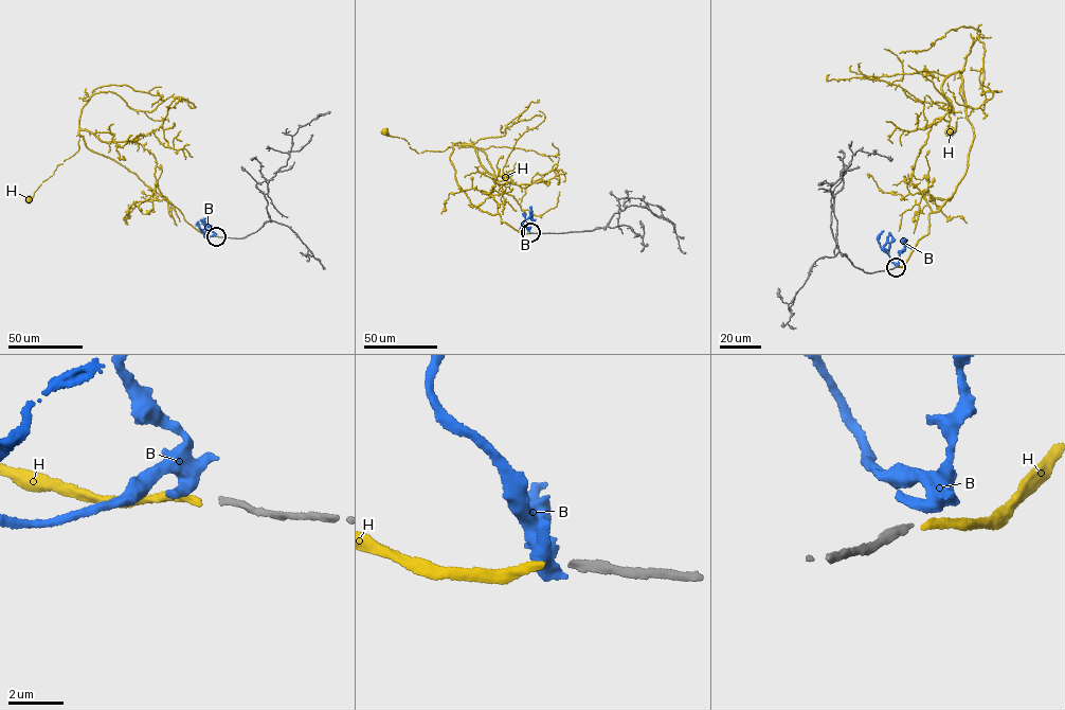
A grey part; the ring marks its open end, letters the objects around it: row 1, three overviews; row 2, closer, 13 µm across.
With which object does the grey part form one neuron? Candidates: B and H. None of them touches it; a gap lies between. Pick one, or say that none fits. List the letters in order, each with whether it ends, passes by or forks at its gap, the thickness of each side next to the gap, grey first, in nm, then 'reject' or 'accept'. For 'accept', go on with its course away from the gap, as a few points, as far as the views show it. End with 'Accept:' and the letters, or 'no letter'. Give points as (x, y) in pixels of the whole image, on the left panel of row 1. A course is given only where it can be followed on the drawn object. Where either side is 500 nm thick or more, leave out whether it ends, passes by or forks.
B: it forks | 240/400 nm | reject
H: it ends | 240/260 nm | reject
Accept: no letter

